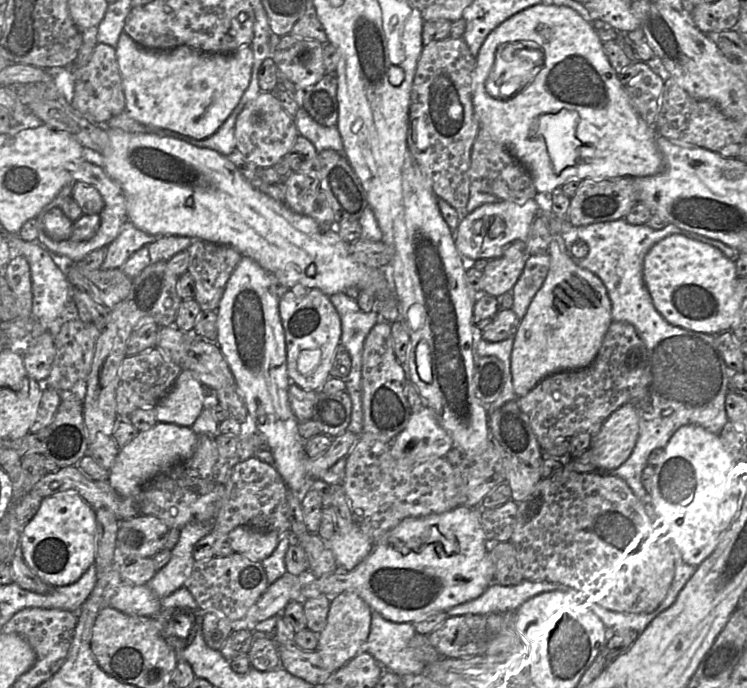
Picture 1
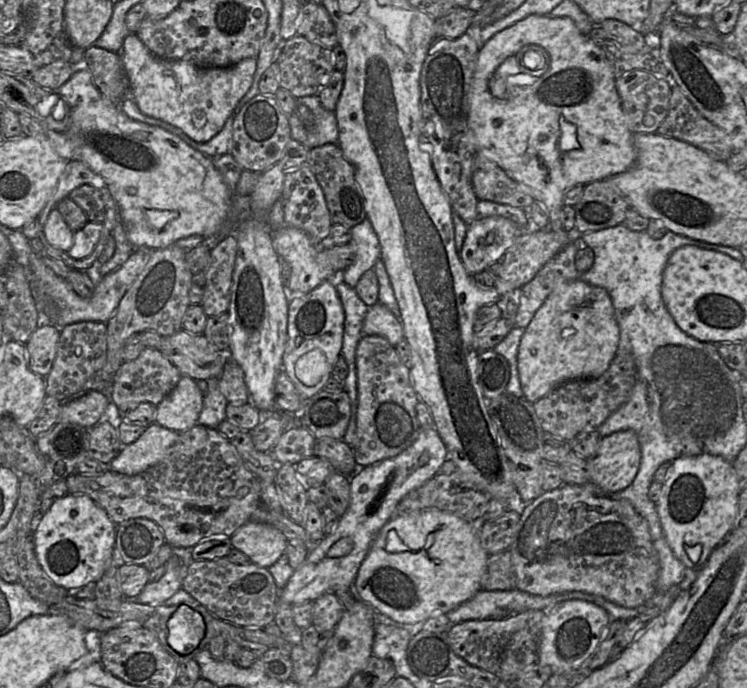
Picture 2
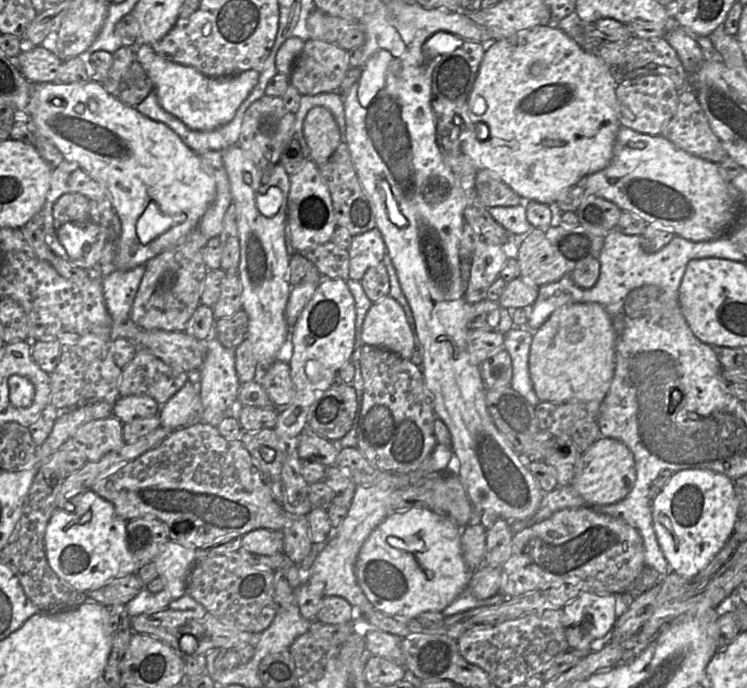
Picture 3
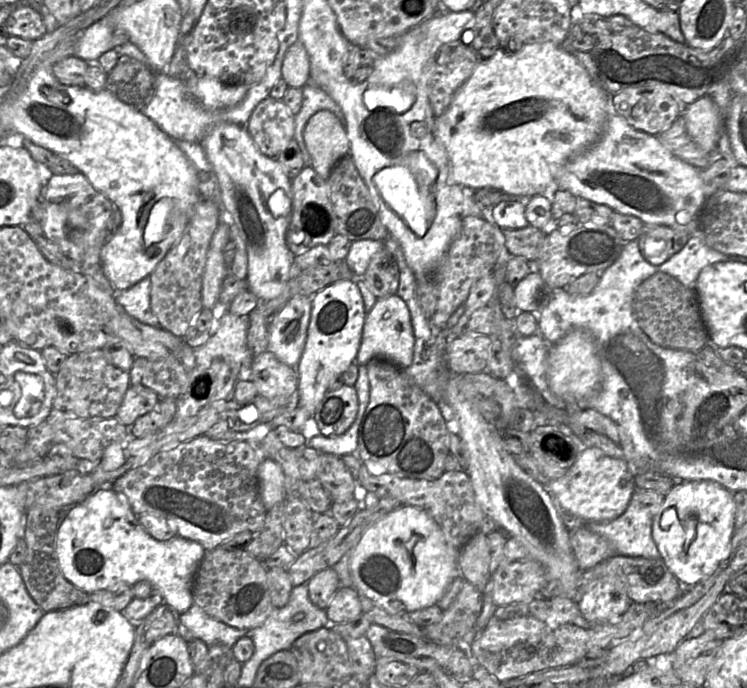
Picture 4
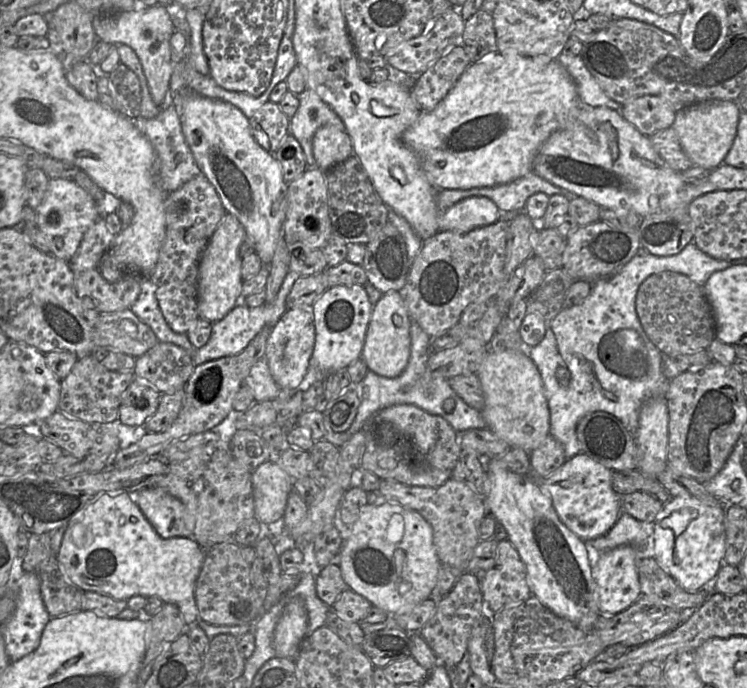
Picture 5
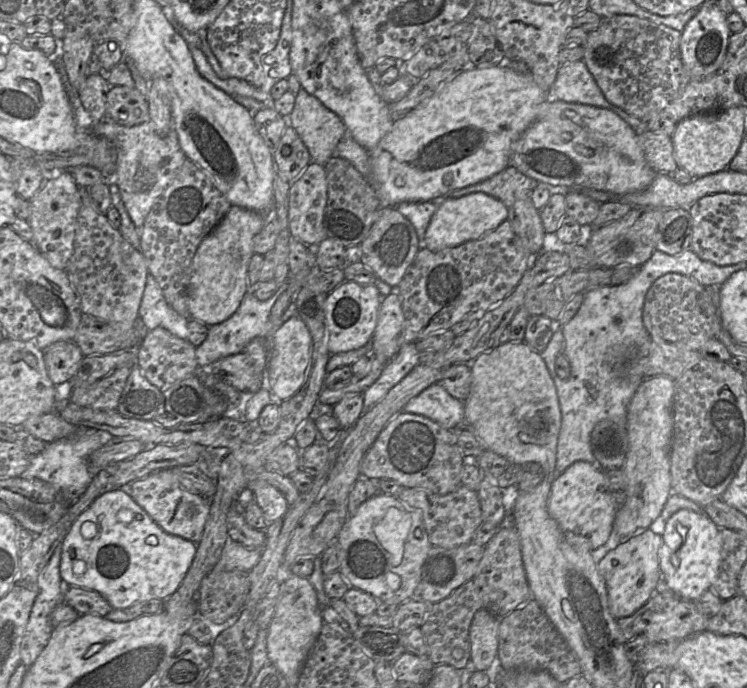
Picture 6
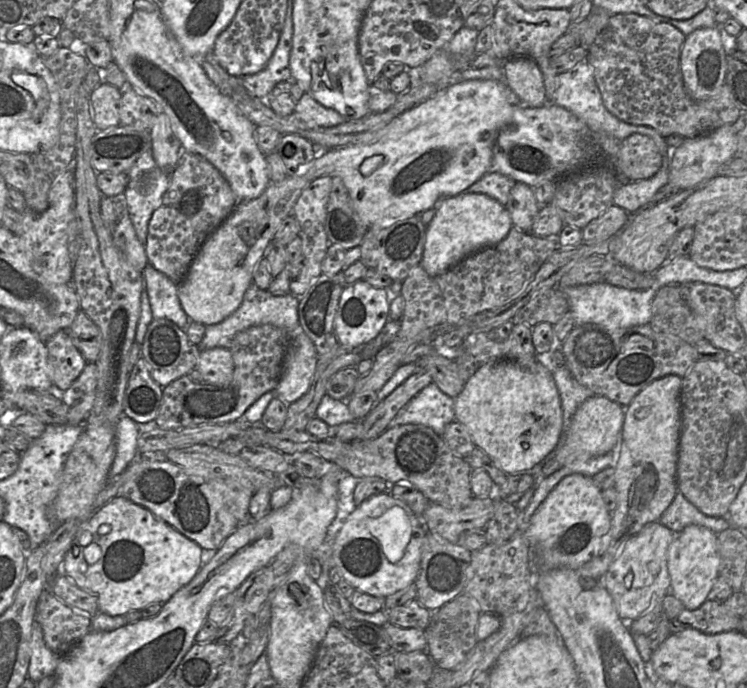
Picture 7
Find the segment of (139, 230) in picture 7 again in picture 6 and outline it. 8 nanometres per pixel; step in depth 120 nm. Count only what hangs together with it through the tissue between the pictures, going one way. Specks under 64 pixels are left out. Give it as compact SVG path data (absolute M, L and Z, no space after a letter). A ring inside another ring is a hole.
M109 120L92 122L89 130L99 137L108 139L116 148L116 169L113 174L106 175L106 184L116 183L127 213L135 227L142 230L153 205L187 160L180 147L177 132L173 129L167 135L160 135L152 121L135 126L123 126Z

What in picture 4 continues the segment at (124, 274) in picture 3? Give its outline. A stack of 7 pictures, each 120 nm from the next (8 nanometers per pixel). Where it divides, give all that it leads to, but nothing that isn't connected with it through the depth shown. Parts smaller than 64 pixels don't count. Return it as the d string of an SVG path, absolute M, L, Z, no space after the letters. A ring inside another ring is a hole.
M146 277L130 288L116 290L115 300L128 315L153 327L160 327L158 318L150 307L150 278Z

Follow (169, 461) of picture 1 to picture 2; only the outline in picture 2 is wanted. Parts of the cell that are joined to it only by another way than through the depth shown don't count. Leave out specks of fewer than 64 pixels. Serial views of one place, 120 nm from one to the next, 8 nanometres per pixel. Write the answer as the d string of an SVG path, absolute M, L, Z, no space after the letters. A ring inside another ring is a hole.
M152 423L135 442L123 446L110 462L109 469L126 475L138 474L158 463L178 435L178 432Z

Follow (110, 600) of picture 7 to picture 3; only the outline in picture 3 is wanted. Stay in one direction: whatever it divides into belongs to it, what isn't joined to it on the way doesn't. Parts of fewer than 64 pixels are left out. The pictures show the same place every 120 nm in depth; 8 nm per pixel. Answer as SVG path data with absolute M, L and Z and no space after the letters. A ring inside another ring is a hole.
M92 490L78 494L71 503L73 511L57 508L52 514L45 532L45 551L49 565L57 576L70 587L80 591L92 591L115 578L137 573L146 563L141 562L128 548L127 521L119 517L114 505ZM169 540L152 561L173 600L187 593L187 577L196 562L195 549Z

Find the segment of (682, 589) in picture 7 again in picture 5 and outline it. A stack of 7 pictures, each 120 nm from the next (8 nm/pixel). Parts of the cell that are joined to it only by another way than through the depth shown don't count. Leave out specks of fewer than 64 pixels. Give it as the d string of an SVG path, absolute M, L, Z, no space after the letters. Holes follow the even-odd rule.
M671 497L653 521L654 558L660 568L687 592L700 592L711 585L724 564L725 511L725 503L709 506L696 498Z

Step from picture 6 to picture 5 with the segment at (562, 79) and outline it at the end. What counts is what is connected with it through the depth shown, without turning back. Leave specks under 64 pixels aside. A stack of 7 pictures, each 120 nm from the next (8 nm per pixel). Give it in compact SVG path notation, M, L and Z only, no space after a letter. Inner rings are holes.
M562 52L557 58L572 78L580 104L592 107L608 107L621 113L622 105L611 99L601 88L598 81L586 67L579 55L568 55Z

